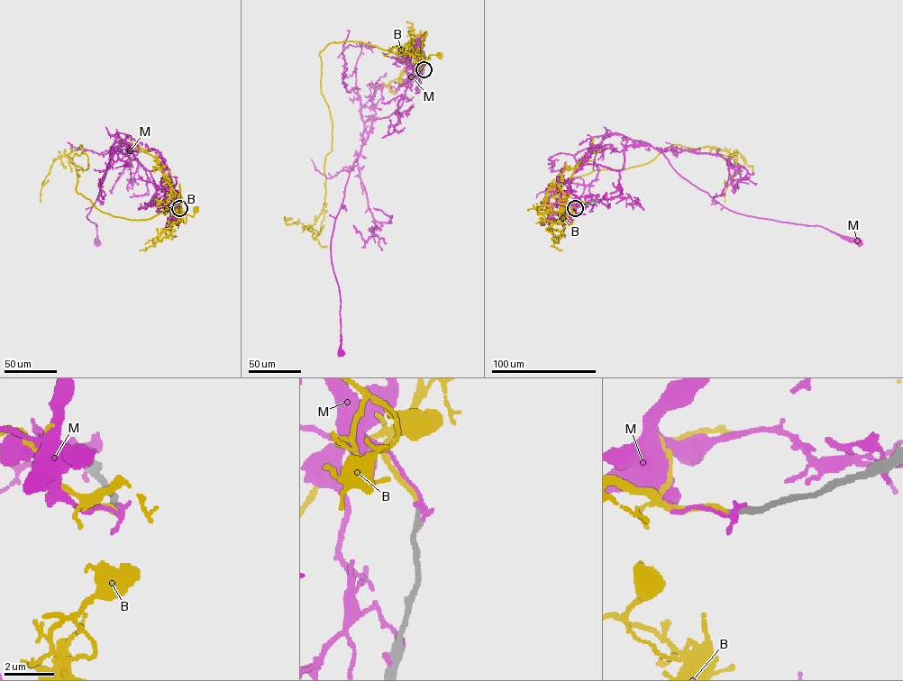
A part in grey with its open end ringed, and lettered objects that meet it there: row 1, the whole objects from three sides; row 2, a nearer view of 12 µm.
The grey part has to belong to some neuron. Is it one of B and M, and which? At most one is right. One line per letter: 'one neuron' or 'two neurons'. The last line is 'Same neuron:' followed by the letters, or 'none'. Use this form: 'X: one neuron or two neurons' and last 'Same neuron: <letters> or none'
B: one neuron
M: two neurons
Same neuron: B

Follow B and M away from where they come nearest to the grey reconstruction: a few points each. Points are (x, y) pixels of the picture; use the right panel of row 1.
B: (575, 208), (565, 203), (569, 213), (564, 218), (565, 222), (563, 212), (560, 215), (561, 210)
M: (576, 207), (574, 173), (585, 164), (619, 170), (626, 147), (650, 145), (730, 210), (858, 240)

